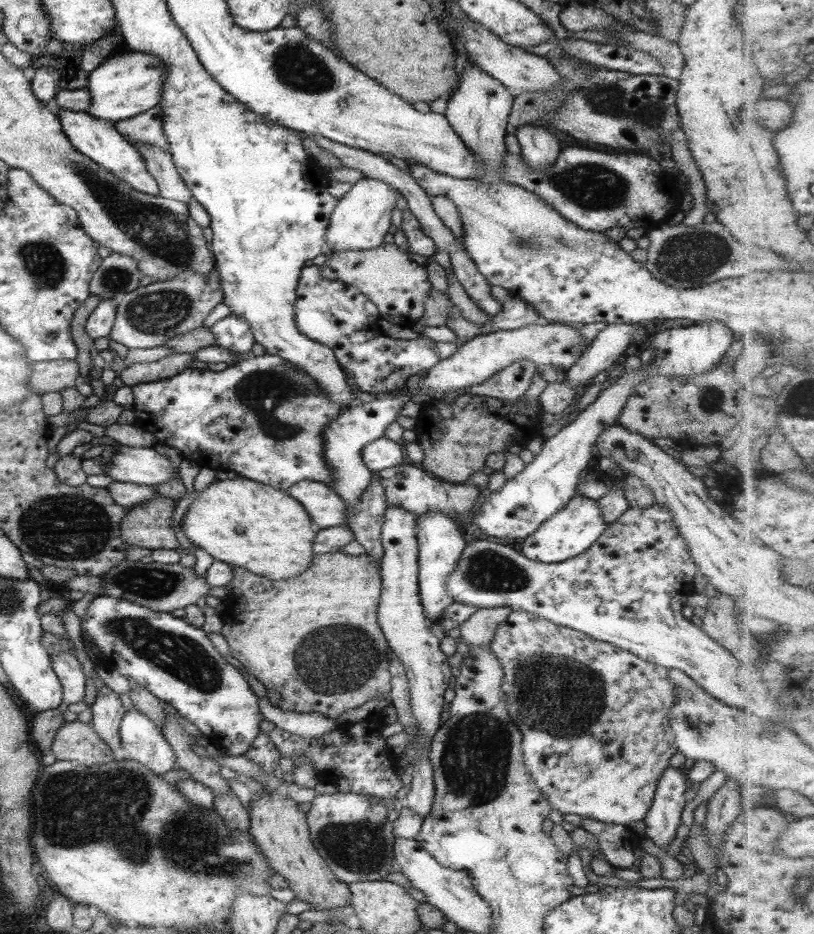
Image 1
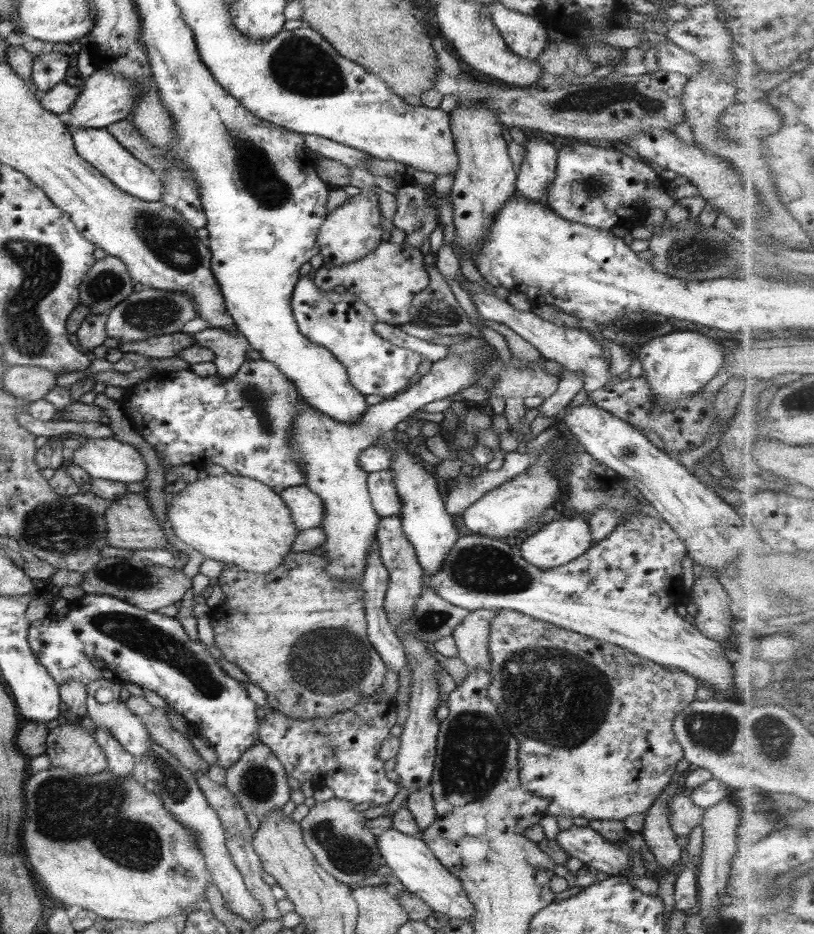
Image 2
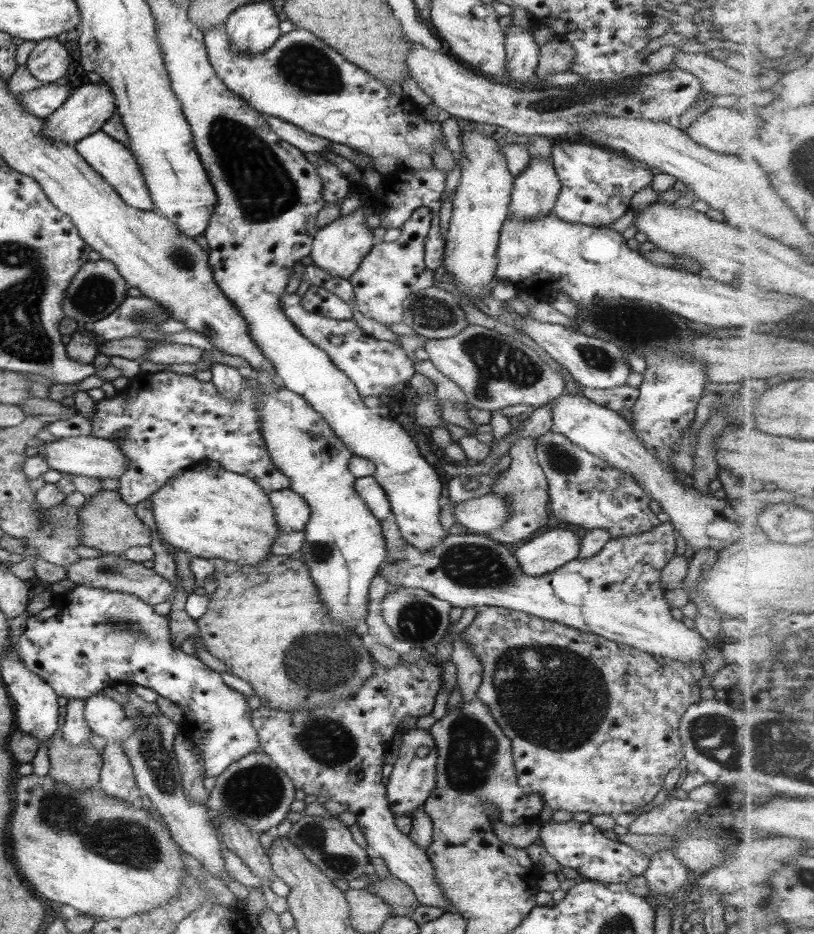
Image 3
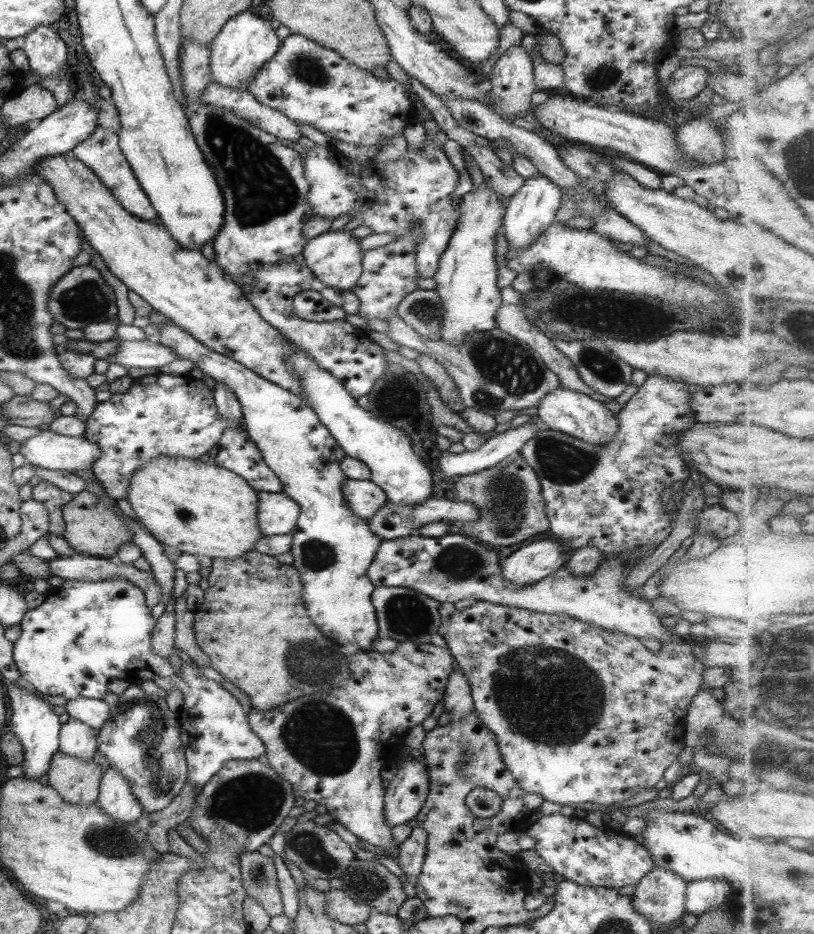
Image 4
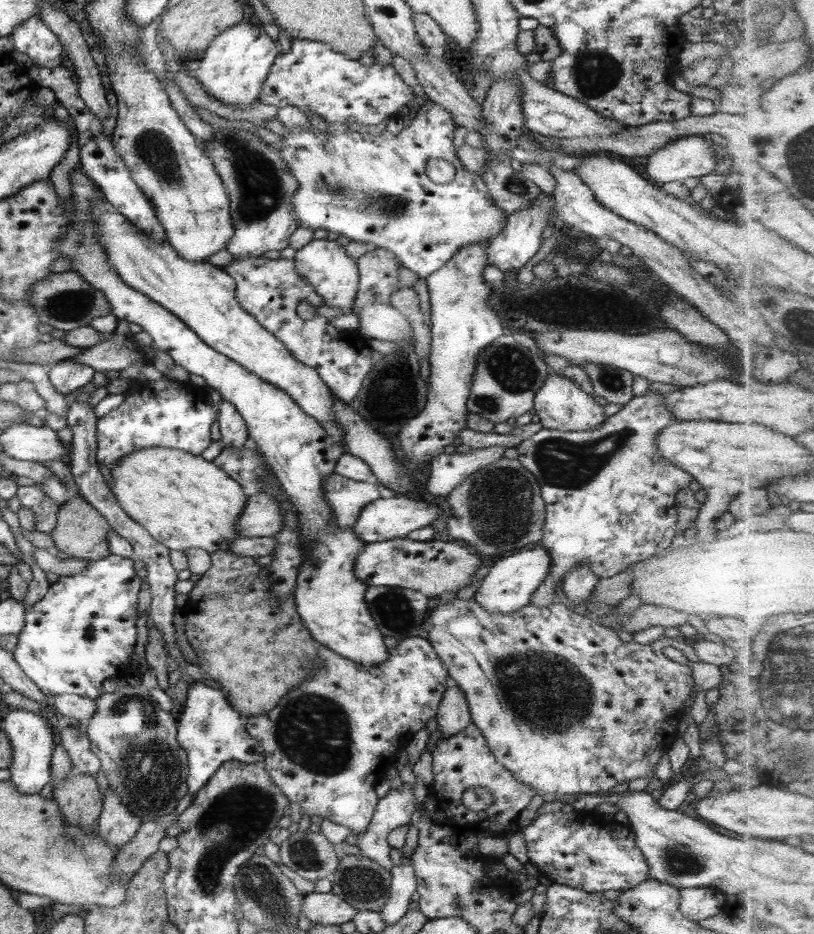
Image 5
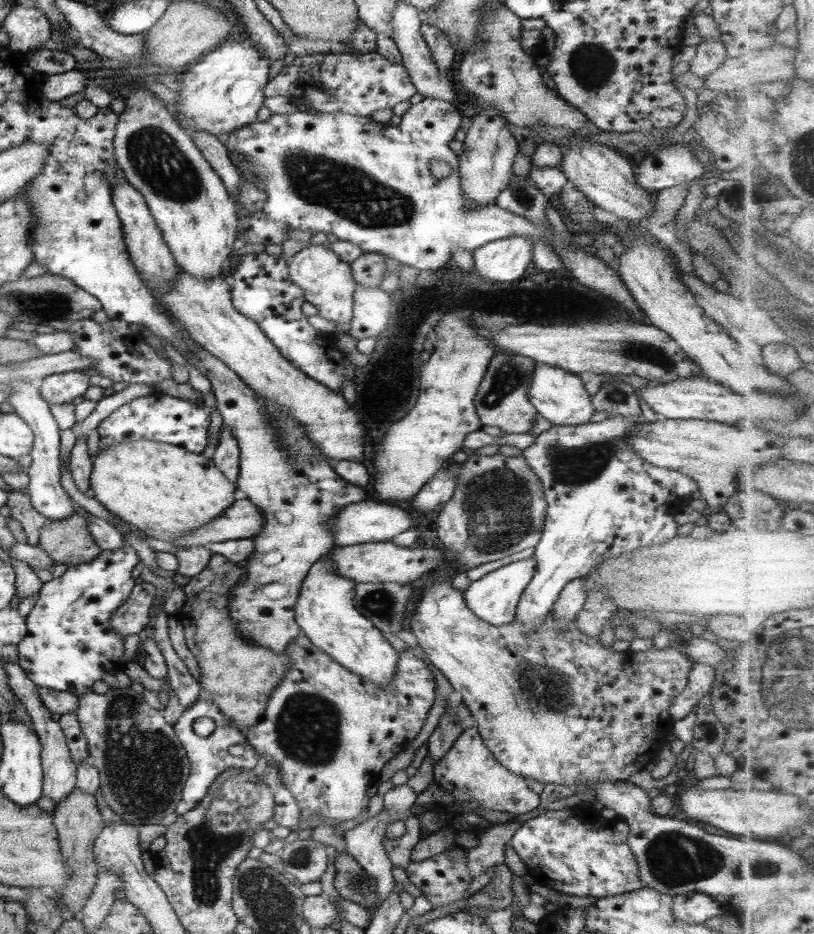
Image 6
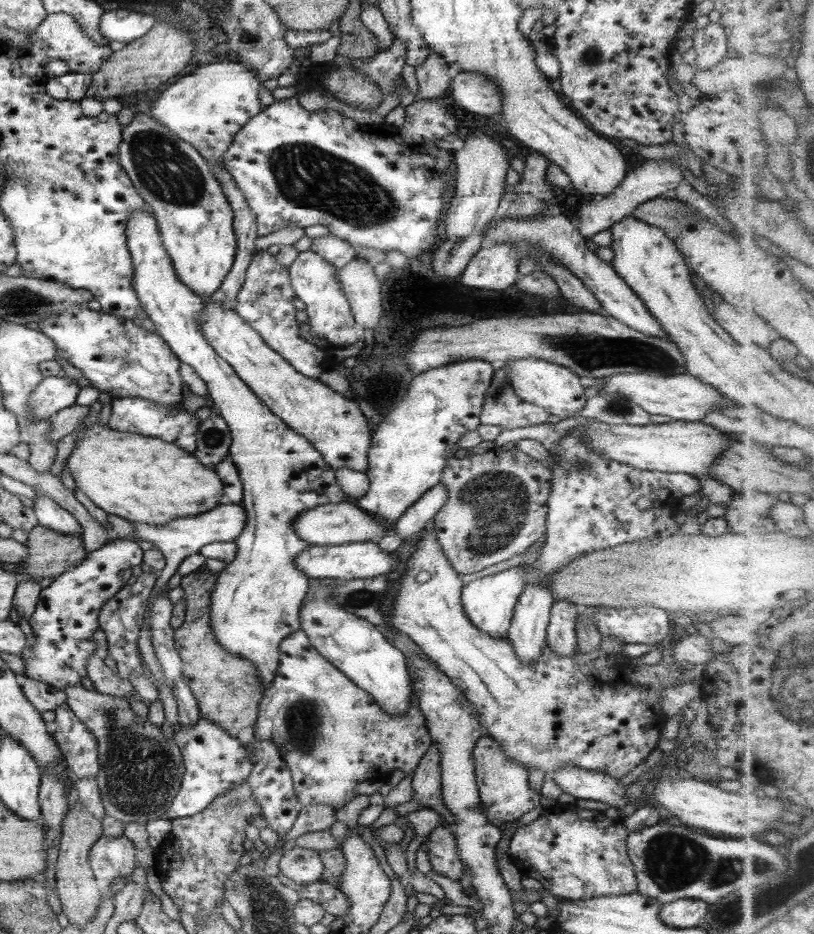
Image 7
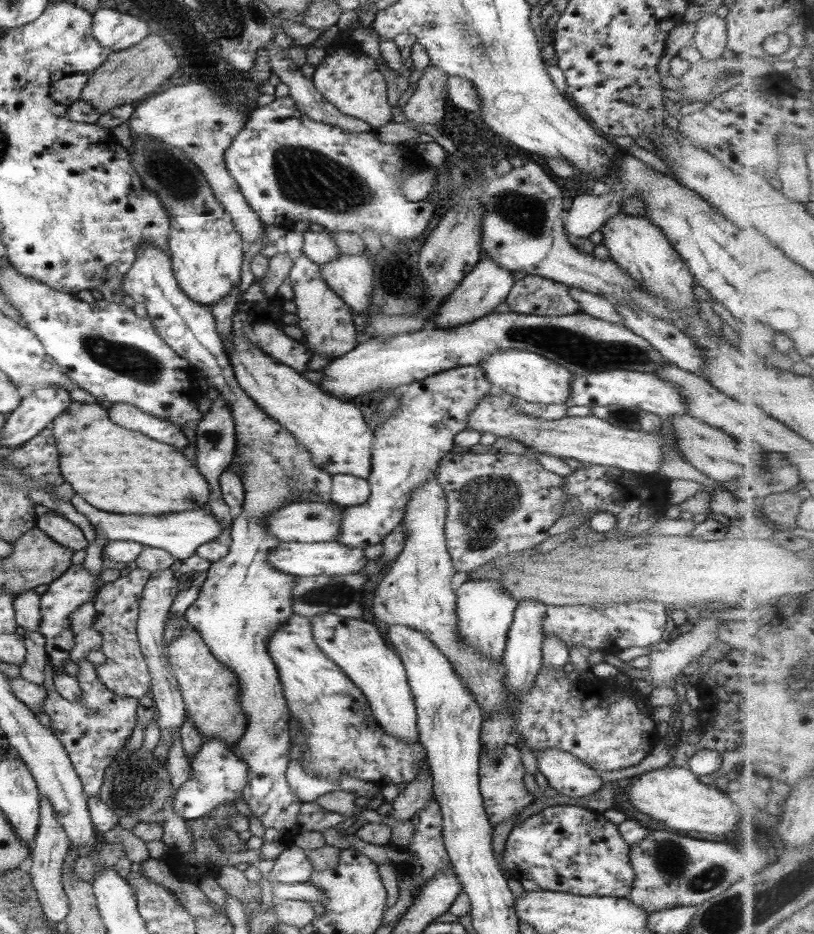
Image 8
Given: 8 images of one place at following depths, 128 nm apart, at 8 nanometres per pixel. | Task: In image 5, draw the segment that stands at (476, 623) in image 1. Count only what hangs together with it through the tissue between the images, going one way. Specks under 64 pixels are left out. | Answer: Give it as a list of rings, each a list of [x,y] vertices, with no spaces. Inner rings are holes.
[[[453,681],[444,691],[435,717],[441,738],[462,732],[466,726],[473,723],[466,696]]]

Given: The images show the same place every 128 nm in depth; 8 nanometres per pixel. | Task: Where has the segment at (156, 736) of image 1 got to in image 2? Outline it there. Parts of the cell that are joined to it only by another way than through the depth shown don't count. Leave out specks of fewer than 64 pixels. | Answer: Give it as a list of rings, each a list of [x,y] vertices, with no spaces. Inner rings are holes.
[[[100,678],[86,685],[87,690],[87,713],[96,724],[96,728],[108,730],[118,742],[136,758],[146,755],[146,751],[152,745],[152,738],[144,726],[141,718],[130,712],[126,703],[120,699],[120,690],[123,684]],[[107,685],[110,689],[110,702],[98,702],[96,692],[102,686]]]

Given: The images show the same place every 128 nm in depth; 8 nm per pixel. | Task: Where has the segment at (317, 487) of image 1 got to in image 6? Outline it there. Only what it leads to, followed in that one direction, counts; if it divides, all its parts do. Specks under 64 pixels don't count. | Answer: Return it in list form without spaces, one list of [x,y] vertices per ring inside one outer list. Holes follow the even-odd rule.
[[[237,498],[221,516],[176,539],[178,546],[206,546],[210,542],[250,539],[263,528],[261,511],[250,500]]]

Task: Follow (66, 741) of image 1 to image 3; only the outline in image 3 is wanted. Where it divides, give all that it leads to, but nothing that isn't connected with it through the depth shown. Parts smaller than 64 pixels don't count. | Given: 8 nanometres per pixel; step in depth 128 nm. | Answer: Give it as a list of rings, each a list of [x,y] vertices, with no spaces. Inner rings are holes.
[[[56,732],[48,740],[47,747],[50,762],[49,776],[54,778],[56,782],[68,784],[72,790],[78,790],[78,792],[97,786],[97,782],[100,780],[103,758],[90,742],[84,742],[80,746],[71,746],[64,740],[64,736],[60,732]]]

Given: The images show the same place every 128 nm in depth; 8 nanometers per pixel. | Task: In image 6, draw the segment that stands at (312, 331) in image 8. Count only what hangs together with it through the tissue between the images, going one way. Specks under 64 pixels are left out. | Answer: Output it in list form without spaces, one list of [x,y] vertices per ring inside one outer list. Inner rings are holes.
[[[309,243],[296,256],[288,257],[286,260],[290,278],[303,291],[306,302],[314,304],[322,318],[327,318],[330,322],[338,324],[336,333],[349,333],[353,316],[353,295],[357,283],[352,276],[350,265],[344,260],[340,260],[340,256],[336,252],[332,252],[328,243],[321,245]]]

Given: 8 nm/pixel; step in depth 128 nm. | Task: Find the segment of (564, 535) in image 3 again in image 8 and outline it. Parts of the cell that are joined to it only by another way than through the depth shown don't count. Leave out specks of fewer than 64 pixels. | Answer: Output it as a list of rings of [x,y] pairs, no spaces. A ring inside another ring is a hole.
[[[468,580],[456,588],[456,631],[464,644],[470,644],[488,660],[502,660],[507,633],[513,622],[517,601],[496,580]]]

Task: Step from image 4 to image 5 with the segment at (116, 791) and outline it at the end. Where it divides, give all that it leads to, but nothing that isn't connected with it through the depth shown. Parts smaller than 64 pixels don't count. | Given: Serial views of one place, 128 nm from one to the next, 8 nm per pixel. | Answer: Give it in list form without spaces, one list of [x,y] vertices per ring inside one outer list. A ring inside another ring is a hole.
[[[110,788],[104,793],[102,812],[97,821],[97,834],[100,834],[105,844],[118,851],[132,840],[132,836],[142,826],[142,820],[134,816]]]

